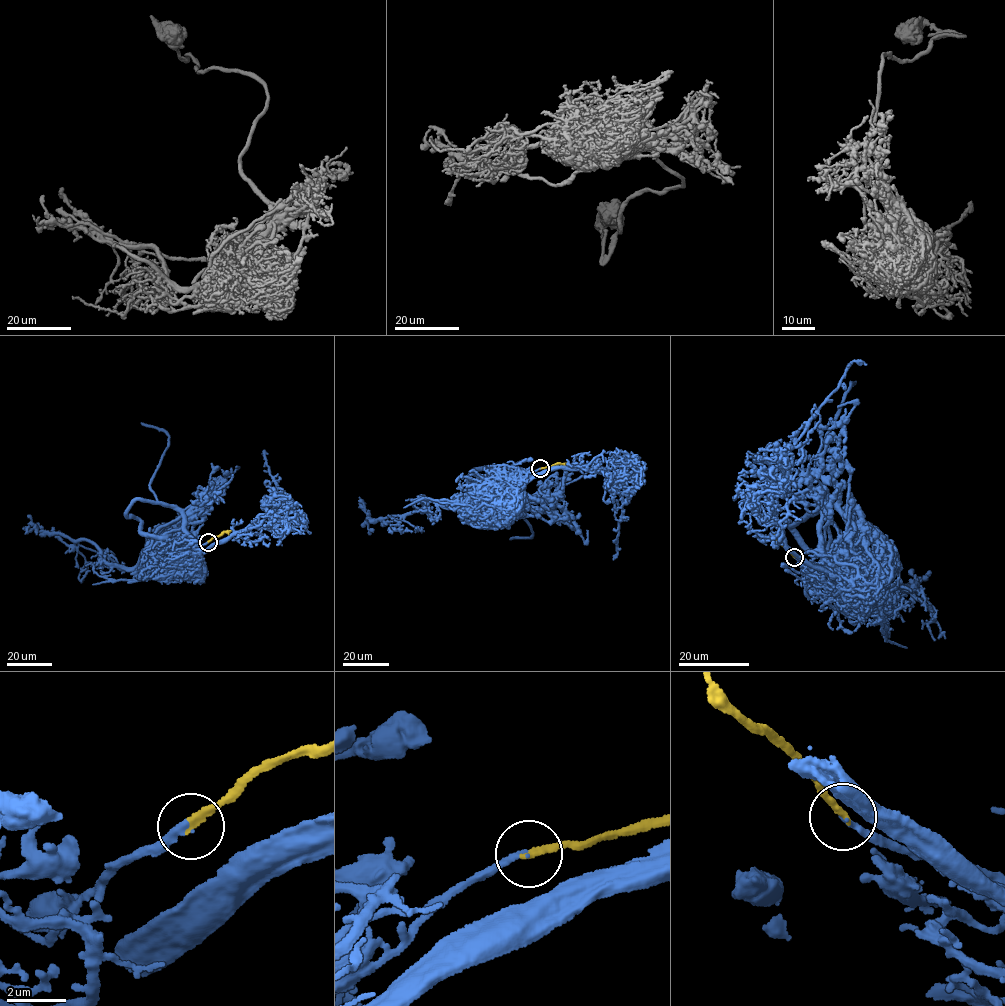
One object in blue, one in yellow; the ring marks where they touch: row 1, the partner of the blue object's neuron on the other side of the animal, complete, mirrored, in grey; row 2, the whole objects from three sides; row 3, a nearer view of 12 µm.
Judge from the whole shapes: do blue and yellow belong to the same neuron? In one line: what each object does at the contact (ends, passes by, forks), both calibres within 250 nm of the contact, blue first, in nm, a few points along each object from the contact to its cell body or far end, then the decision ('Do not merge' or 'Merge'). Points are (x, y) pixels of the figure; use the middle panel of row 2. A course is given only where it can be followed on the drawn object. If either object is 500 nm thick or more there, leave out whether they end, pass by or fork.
At the ring blue ends. At the ring yellow ends. Thickness 240 nm (blue) against 240 nm. Course of blue: (540, 468), (514, 485), (551, 470), (579, 469), (604, 473), (610, 486), (624, 493), (613, 559). Course of yellow: (540, 468), (568, 461). Merge

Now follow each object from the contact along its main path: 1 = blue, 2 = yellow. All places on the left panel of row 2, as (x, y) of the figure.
1: (207, 542), (188, 554), (200, 556), (243, 531), (281, 501), (264, 450), (263, 455)
2: (208, 542), (231, 530)

